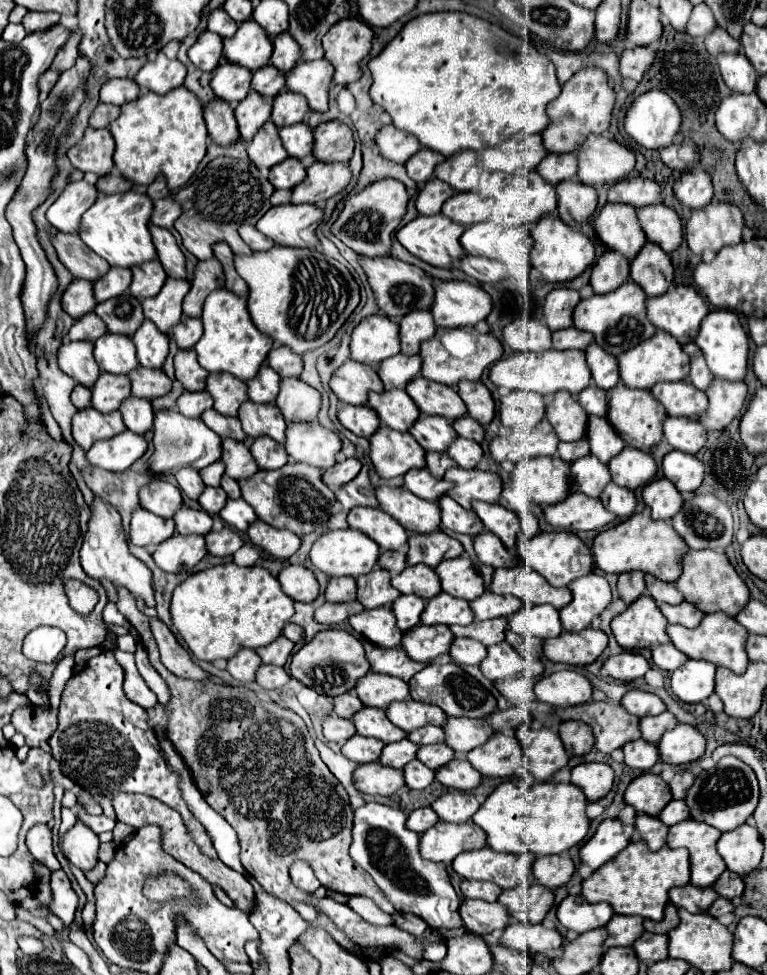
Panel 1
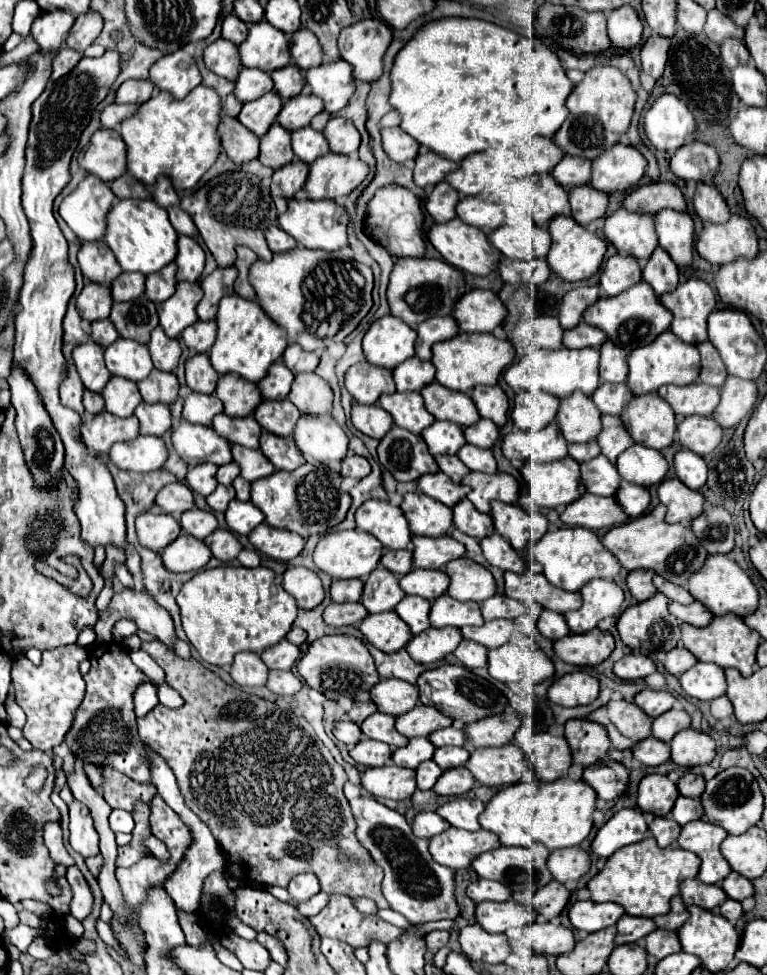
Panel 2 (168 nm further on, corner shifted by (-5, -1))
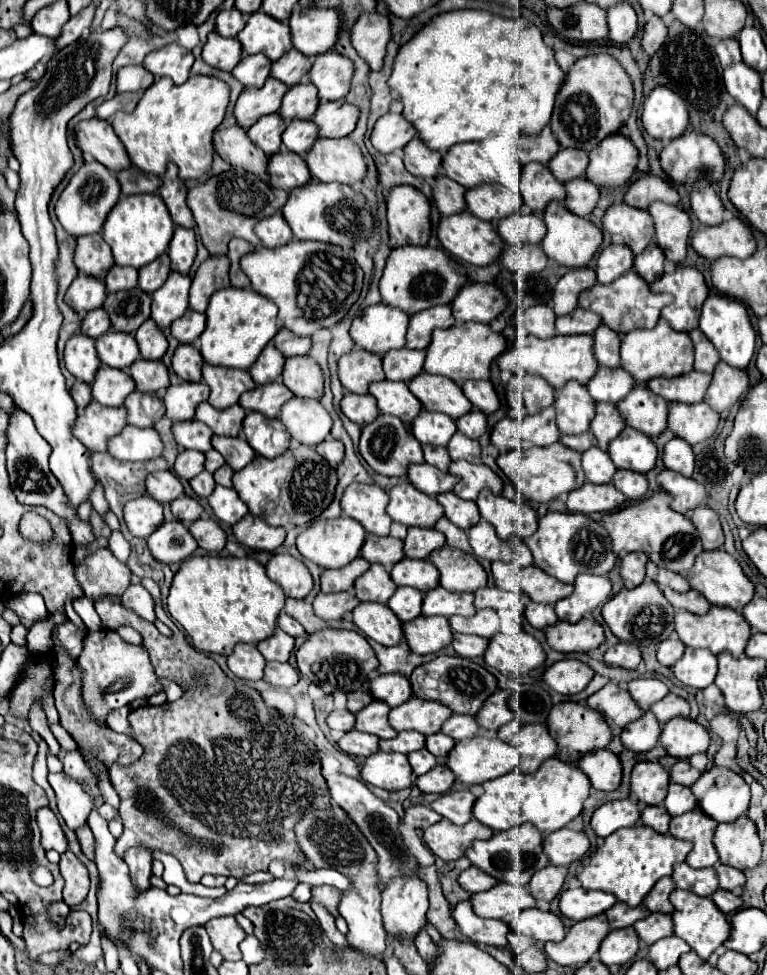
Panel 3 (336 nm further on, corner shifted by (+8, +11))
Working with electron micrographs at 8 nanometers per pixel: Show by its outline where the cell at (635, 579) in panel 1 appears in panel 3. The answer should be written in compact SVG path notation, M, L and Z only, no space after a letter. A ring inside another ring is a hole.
M633 552L633 554L627 554L623 560L621 560L621 578L625 580L625 584L629 586L639 586L643 580L645 580L645 564L647 564L647 556L643 552Z

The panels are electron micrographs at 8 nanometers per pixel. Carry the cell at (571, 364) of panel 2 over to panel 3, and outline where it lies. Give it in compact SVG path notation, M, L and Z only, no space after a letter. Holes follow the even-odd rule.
M577 334L577 336L553 336L547 340L541 340L537 336L525 338L525 350L523 350L523 368L529 374L537 374L545 378L555 390L563 388L569 380L577 380L579 384L587 384L589 378L597 372L597 362L593 360L593 336L589 334Z

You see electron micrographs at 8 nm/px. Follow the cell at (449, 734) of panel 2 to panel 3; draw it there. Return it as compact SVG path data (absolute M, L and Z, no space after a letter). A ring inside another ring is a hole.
M451 714L443 726L441 726L441 732L451 736L453 740L463 740L467 736L473 736L479 732L477 728L477 722L471 718L471 716L465 716L465 714Z

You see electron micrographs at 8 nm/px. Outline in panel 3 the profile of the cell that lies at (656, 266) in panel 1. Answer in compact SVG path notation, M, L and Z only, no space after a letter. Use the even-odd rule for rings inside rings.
M649 244L641 254L635 256L633 268L645 282L653 282L663 276L663 262L665 262L665 256L661 248L657 248L657 244Z

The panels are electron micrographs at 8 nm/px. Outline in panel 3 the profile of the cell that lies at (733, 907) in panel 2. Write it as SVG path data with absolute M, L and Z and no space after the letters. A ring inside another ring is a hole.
M719 888L717 892L713 892L711 900L713 900L715 906L717 906L721 912L725 912L725 914L737 912L737 910L743 906L743 900L741 900L739 896L731 894L729 890L721 890L721 888Z

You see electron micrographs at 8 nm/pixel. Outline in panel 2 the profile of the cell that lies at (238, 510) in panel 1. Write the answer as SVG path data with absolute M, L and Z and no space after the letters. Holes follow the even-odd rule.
M236 498L228 504L224 514L228 528L242 536L250 534L258 524L264 522L264 514L258 508L254 508L252 502L240 502Z

